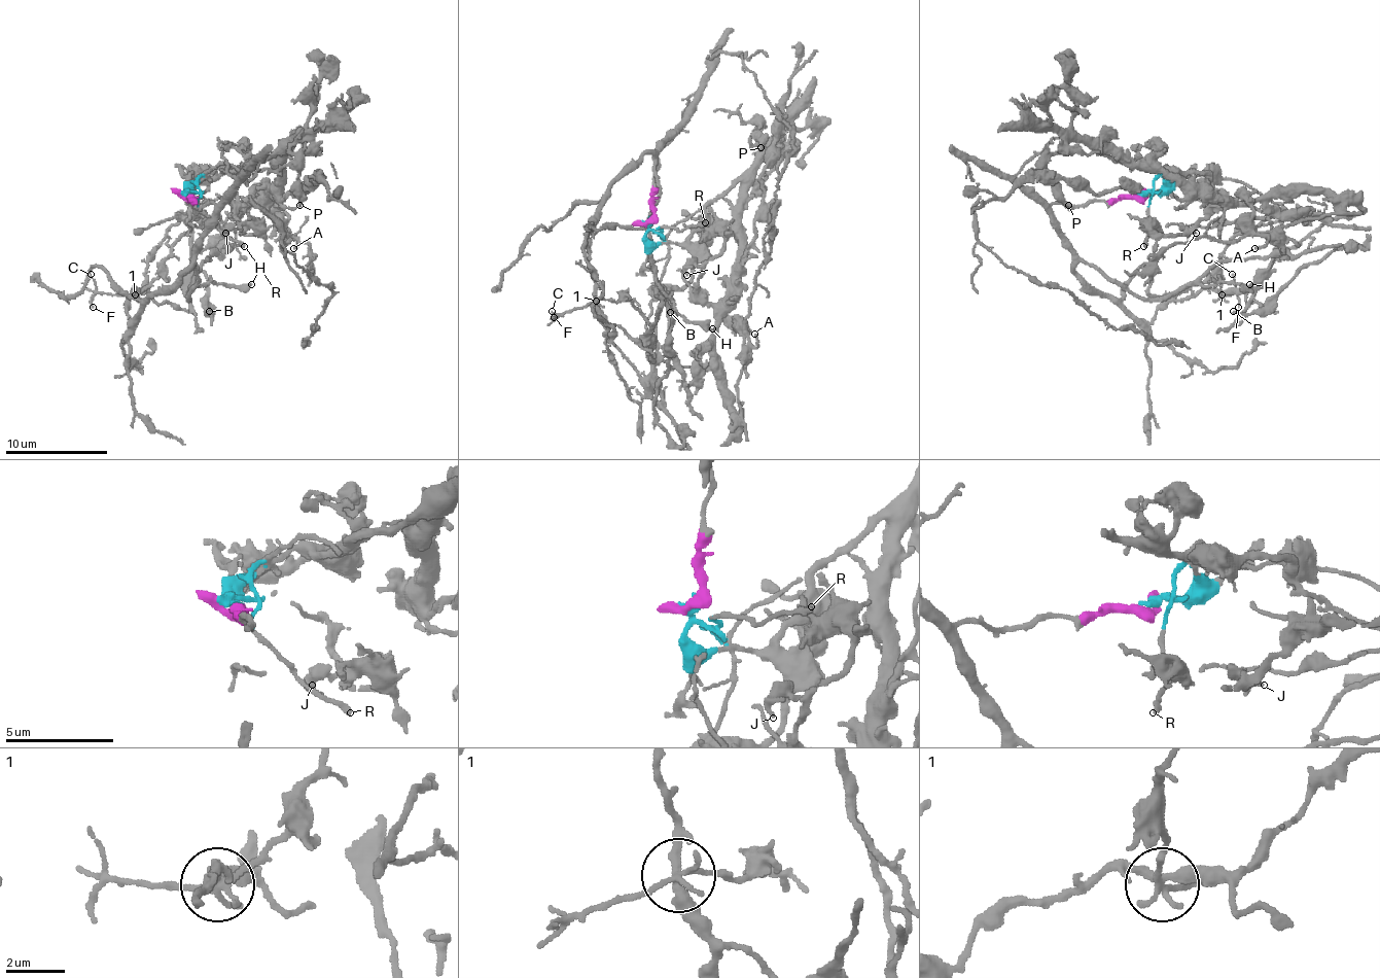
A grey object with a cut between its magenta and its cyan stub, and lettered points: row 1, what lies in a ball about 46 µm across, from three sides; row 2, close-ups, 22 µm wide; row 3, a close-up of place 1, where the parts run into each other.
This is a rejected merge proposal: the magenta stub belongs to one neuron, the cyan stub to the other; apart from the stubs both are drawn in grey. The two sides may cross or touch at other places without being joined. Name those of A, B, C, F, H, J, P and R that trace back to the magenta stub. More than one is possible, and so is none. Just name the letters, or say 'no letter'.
H

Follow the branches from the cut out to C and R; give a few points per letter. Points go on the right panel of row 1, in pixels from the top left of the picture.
C: (1143, 196), (1161, 177), (1202, 175), (1263, 210), (1268, 215), (1225, 249), (1223, 295), (1235, 292), (1233, 275)
R: (1143, 196), (1154, 193), (1148, 208), (1151, 231), (1143, 246)

